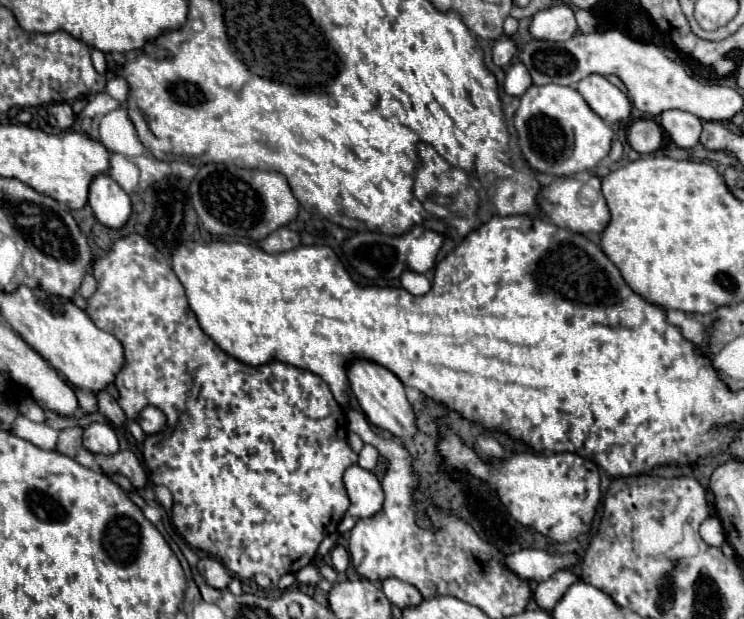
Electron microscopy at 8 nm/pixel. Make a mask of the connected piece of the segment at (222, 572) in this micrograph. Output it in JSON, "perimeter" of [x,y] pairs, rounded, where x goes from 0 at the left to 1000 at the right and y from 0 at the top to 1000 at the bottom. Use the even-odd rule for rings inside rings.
{"perimeter":[[[285,900],[269,903],[269,906],[266,906],[266,922],[269,922],[269,929],[277,935],[280,945],[285,945],[285,948],[290,948],[290,952],[306,948],[309,929],[306,929],[304,916],[301,916],[293,903],[285,903]]]}

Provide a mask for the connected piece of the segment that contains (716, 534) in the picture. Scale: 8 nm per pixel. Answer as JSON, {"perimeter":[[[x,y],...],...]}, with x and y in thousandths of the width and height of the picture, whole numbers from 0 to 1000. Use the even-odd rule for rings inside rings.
{"perimeter":[[[962,835],[949,838],[949,842],[944,845],[944,851],[941,851],[941,868],[944,868],[952,880],[957,880],[957,884],[970,884],[970,877],[973,877],[973,858],[970,858],[968,842],[965,842]]]}

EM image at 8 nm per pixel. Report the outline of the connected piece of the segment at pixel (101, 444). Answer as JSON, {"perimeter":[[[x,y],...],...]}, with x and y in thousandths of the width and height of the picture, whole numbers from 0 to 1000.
{"perimeter":[[[126,682],[113,691],[112,721],[125,733],[153,735],[159,729],[159,706],[148,687]]]}

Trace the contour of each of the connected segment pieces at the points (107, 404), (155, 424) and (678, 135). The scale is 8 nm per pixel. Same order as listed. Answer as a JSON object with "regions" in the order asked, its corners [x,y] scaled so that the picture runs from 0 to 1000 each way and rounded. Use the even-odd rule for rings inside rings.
{"regions":[[[[134,632],[132,635],[132,654],[134,654],[134,667],[142,670],[156,690],[169,690],[169,670],[164,664],[164,658],[159,654],[159,648],[153,645],[153,638],[148,632]]],[[[196,658],[191,667],[188,667],[188,690],[199,700],[199,703],[210,703],[220,693],[220,667],[210,658]]],[[[898,176],[887,189],[890,189],[890,205],[895,208],[895,215],[903,221],[903,228],[911,237],[927,241],[938,231],[938,225],[941,225],[938,205],[944,208],[944,195],[938,195],[935,186]]]]}

